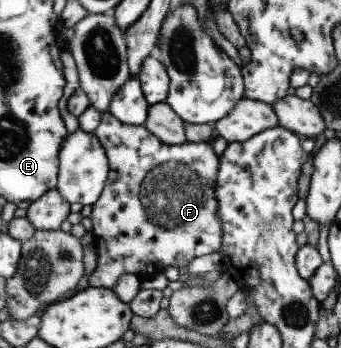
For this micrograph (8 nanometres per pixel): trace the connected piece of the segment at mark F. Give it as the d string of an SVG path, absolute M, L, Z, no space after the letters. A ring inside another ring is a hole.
M108 110L101 113L100 121L94 128L93 134L100 142L102 149L105 151L105 157L108 163L108 173L104 187L98 196L98 199L91 205L89 215L91 221L90 241L93 242L97 251L97 264L93 272L87 277L87 283L90 287L111 288L117 277L121 273L134 274L140 282L150 279L158 273L162 273L163 269L168 266L174 266L178 269L186 265L195 257L200 255L208 255L208 253L219 252L220 247L220 224L219 213L217 213L217 203L215 198L215 177L218 170L218 156L213 152L210 142L184 142L178 145L165 144L155 135L152 135L143 125L128 125L118 121L112 117Z

